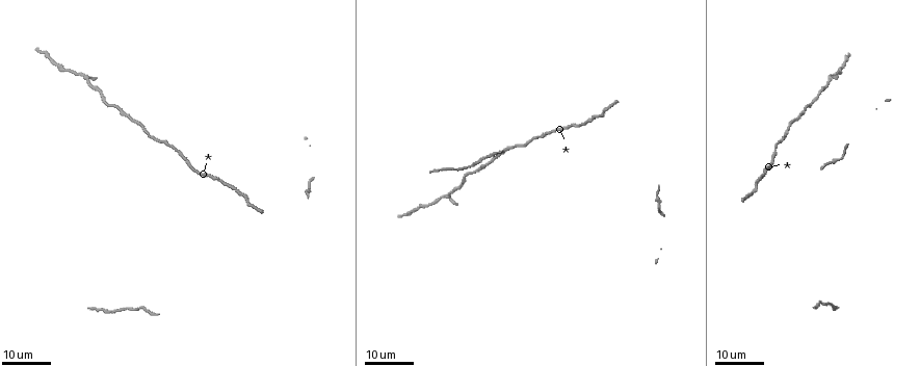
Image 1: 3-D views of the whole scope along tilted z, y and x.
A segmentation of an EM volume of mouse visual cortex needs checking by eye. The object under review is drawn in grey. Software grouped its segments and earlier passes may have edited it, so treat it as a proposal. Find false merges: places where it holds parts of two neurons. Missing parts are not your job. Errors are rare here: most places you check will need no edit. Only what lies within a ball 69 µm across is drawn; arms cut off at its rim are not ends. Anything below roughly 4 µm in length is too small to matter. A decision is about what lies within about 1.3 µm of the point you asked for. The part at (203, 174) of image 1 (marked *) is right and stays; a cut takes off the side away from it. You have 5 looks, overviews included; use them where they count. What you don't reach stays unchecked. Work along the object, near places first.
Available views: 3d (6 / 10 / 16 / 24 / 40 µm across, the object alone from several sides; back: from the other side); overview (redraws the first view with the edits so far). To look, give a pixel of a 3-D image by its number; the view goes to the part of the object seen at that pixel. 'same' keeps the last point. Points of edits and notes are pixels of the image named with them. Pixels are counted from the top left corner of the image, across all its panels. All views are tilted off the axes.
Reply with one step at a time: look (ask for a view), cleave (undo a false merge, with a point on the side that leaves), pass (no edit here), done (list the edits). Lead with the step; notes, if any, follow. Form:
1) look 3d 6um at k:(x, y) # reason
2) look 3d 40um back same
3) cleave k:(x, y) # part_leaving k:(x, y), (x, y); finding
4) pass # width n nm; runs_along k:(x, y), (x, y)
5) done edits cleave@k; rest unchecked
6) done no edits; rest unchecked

look 3d 16um at 1:(248, 198)

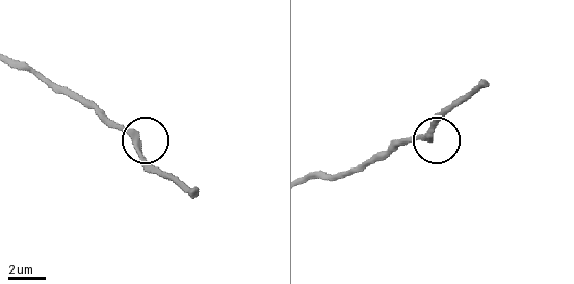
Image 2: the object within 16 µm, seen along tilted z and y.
look 3d 6um at 2:(428, 138)

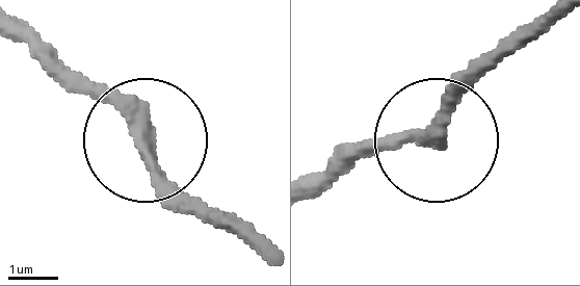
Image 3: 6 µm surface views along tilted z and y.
pass # side_arm 6 um; runs_along 3:(24, 26), (121, 107), (198, 203); one neuron here

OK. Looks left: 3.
look 3d 16um at 1:(460, 185) # calibre changes

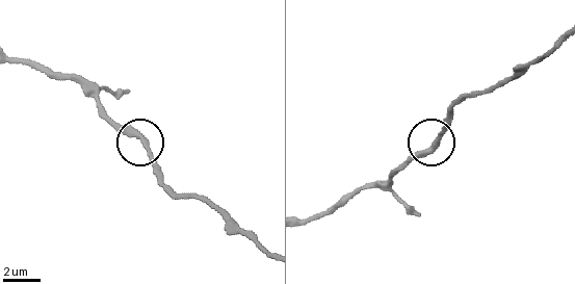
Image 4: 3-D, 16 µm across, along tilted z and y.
look 3d 10um at 4:(147, 144) # closer look

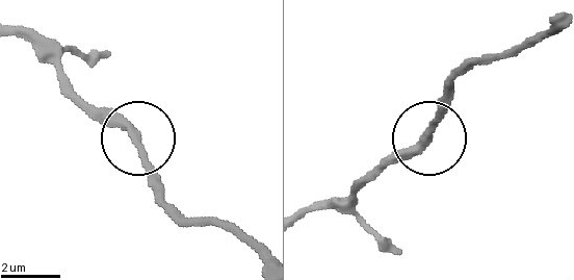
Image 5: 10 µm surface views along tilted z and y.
pass # width 240 nm; runs_along 5:(260, 259), (188, 220), (144, 147), (73, 90); one neuron here

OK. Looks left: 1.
done no edits; rest unchecked

